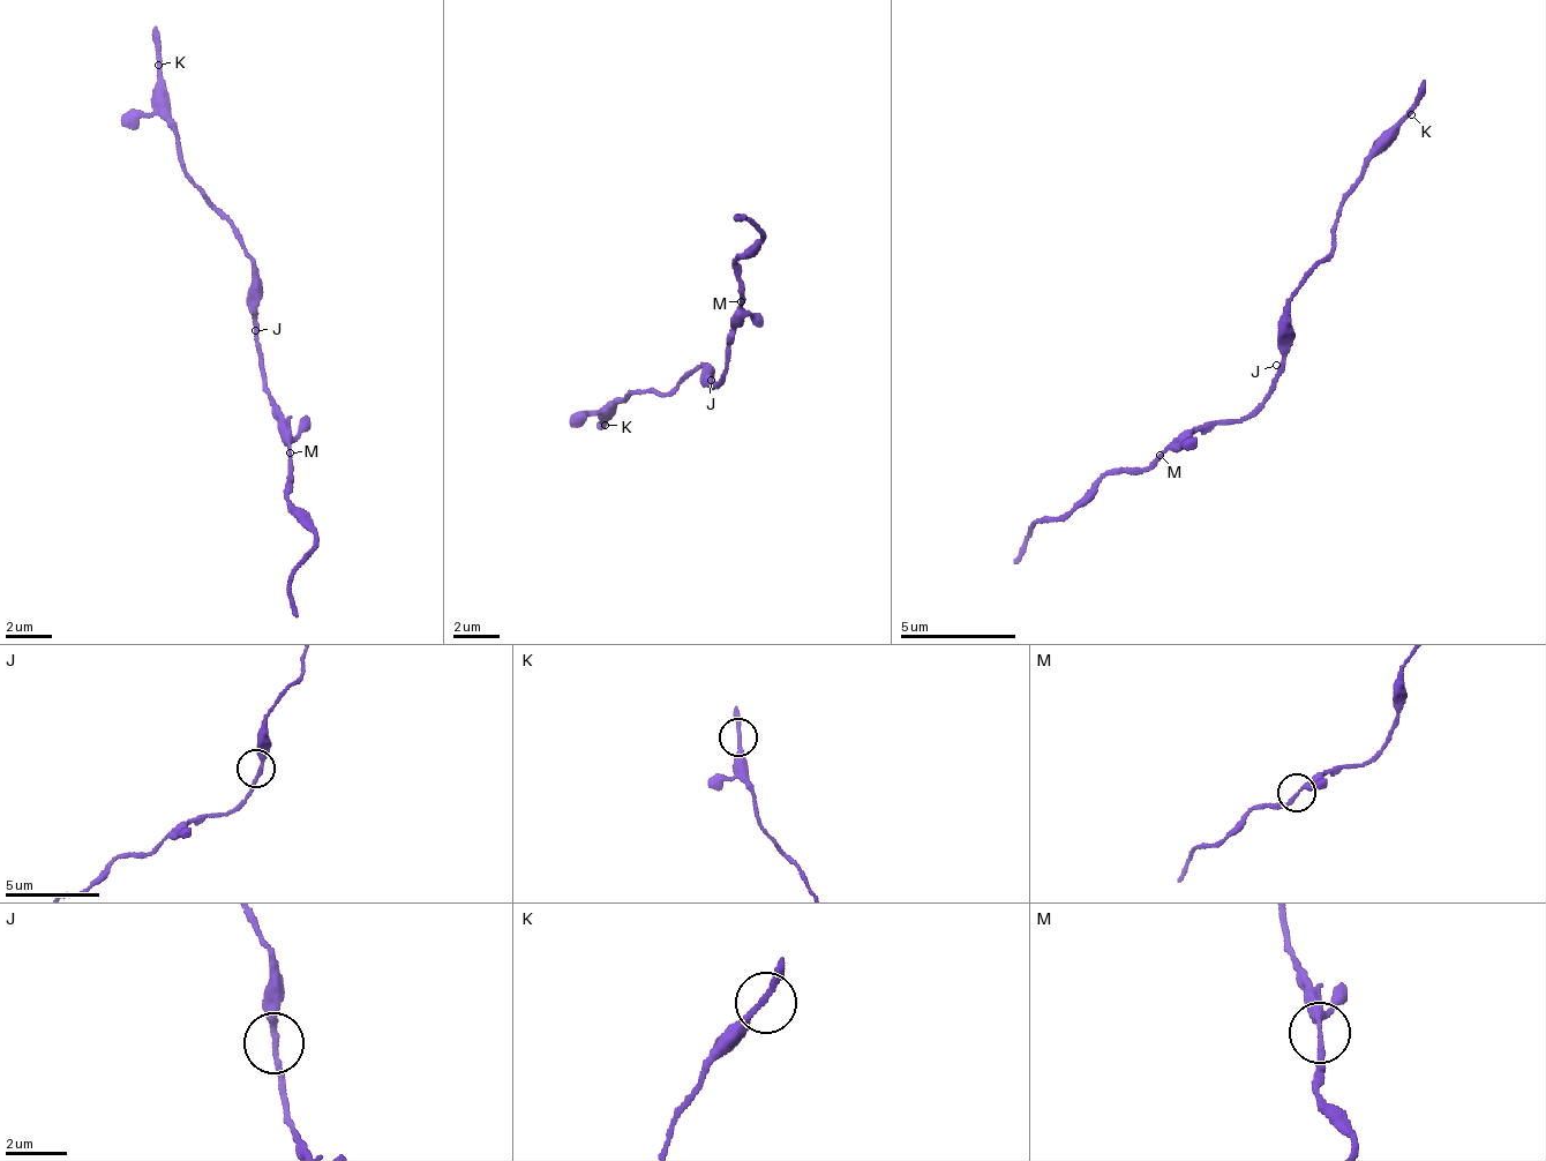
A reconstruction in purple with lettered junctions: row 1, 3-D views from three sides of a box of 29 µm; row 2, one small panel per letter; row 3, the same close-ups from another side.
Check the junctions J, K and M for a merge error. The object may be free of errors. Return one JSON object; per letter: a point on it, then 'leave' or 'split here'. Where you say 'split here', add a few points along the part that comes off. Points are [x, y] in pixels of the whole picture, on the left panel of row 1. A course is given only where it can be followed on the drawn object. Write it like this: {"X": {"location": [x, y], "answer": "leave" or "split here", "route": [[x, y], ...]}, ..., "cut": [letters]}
{"J": {"location": [255, 330], "answer": "leave"}, "K": {"location": [158, 65], "answer": "leave"}, "M": {"location": [290, 452], "answer": "leave"}, "cut": []}

